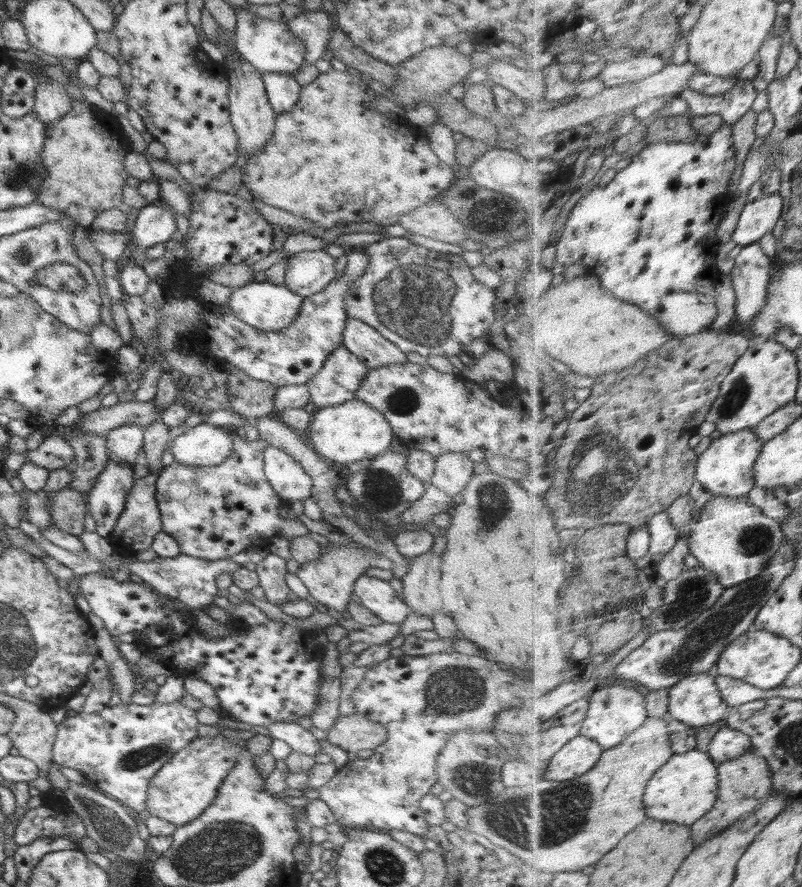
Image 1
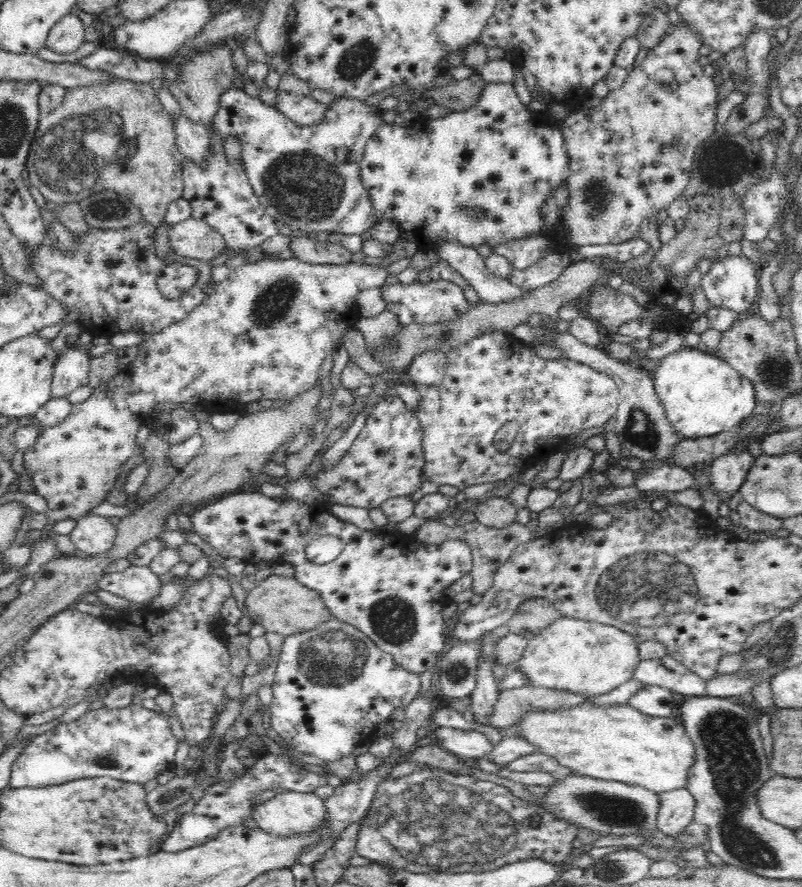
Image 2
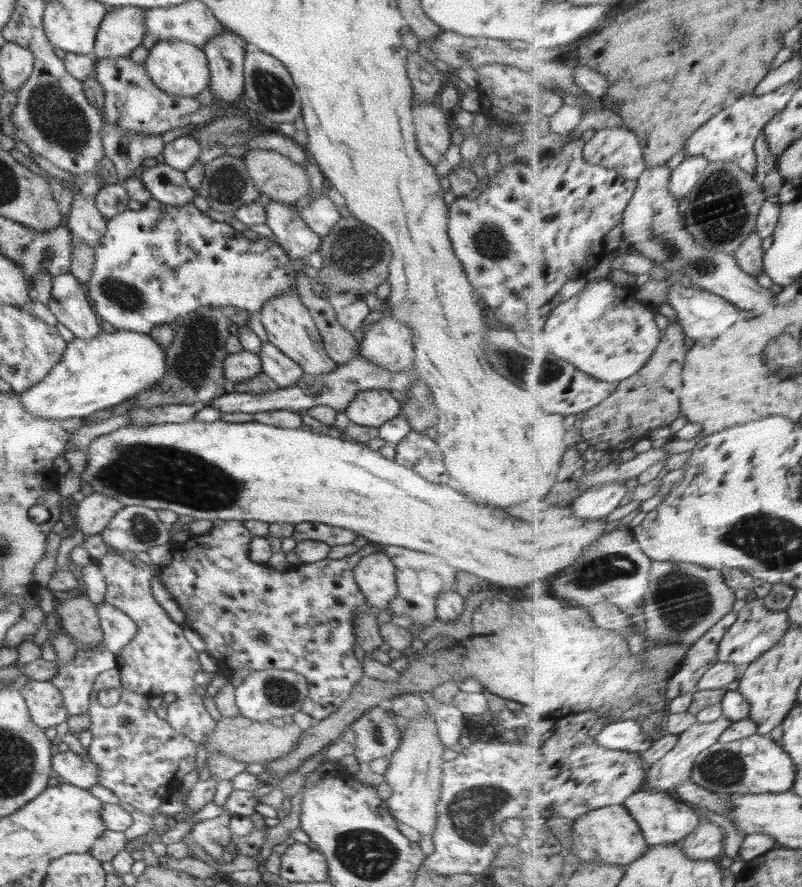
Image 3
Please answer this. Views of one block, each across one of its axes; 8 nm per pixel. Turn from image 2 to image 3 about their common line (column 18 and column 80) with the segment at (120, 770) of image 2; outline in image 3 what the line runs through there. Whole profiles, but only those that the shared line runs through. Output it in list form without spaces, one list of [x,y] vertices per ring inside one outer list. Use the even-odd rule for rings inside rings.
[[[60,749],[52,757],[54,775],[61,776],[64,783],[83,789],[98,785],[98,769],[89,755],[80,756],[67,749]]]

